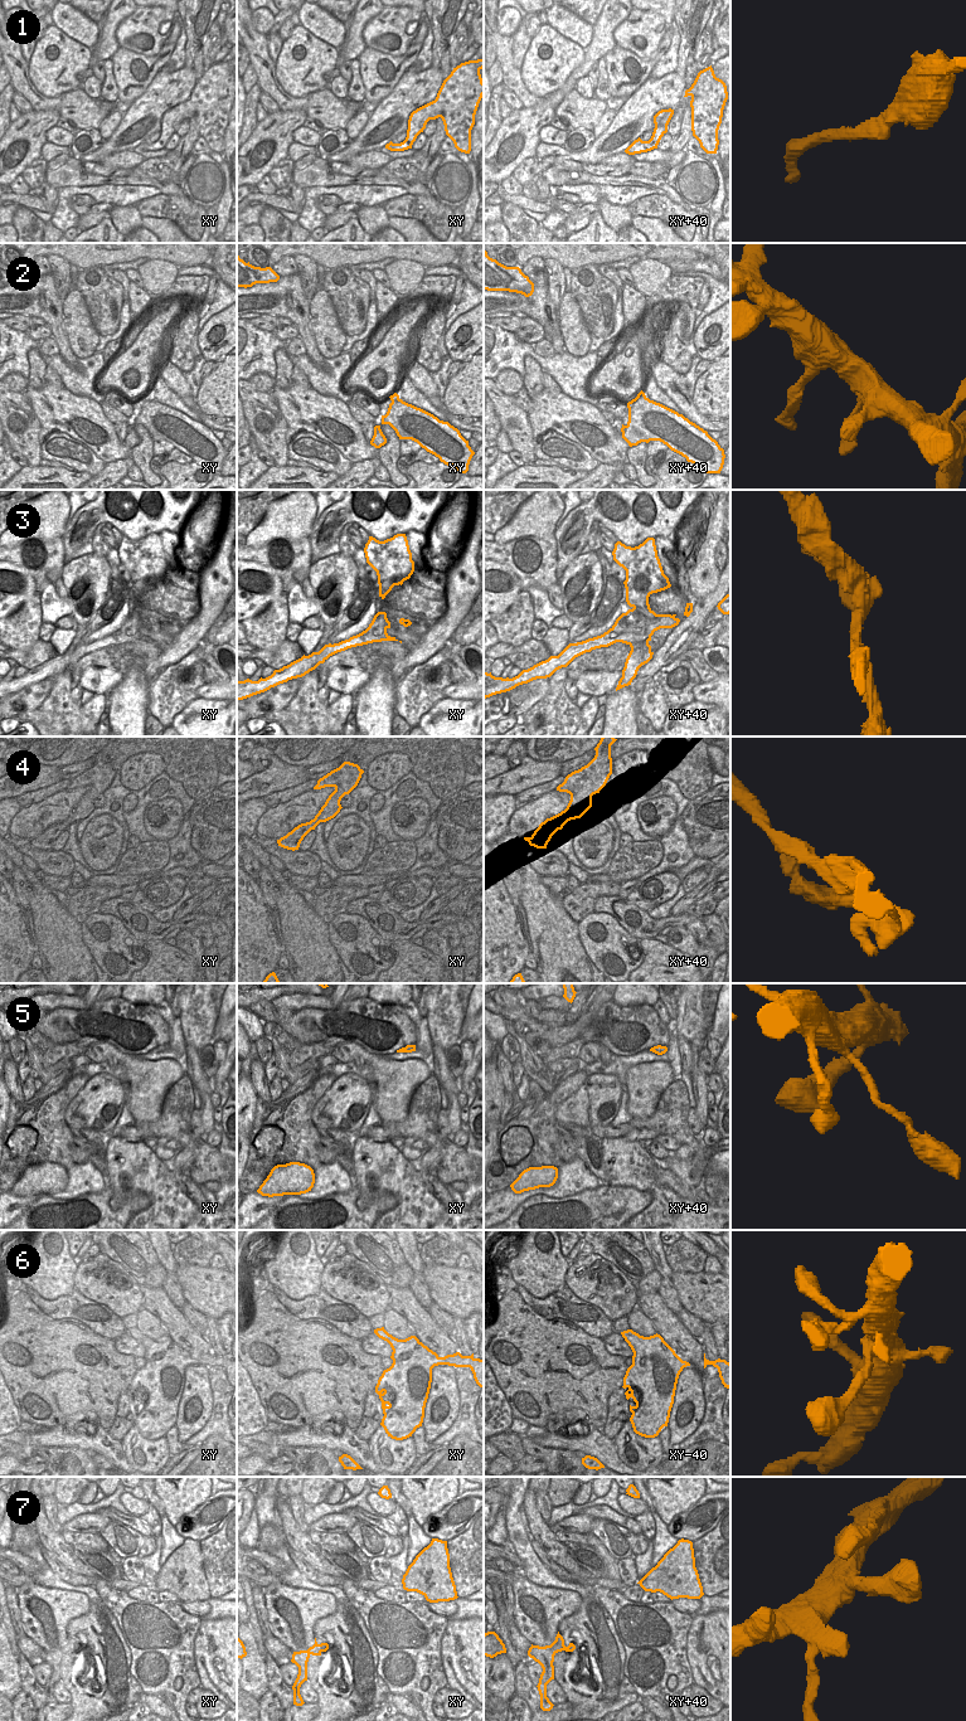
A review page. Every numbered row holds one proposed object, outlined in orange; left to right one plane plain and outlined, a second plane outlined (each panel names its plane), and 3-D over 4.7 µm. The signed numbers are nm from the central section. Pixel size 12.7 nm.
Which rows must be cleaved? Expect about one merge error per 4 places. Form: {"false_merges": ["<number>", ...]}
{"false_merges": ["3", "4", "5"]}

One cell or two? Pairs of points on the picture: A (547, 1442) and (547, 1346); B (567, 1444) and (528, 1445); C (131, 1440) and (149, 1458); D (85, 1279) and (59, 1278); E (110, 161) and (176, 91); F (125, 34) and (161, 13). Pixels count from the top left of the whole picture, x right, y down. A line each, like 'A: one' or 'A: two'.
A: two
B: two
C: one
D: two
E: two
F: one

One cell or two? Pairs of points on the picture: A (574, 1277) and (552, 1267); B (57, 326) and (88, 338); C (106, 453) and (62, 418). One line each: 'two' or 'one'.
A: two
B: two
C: one

